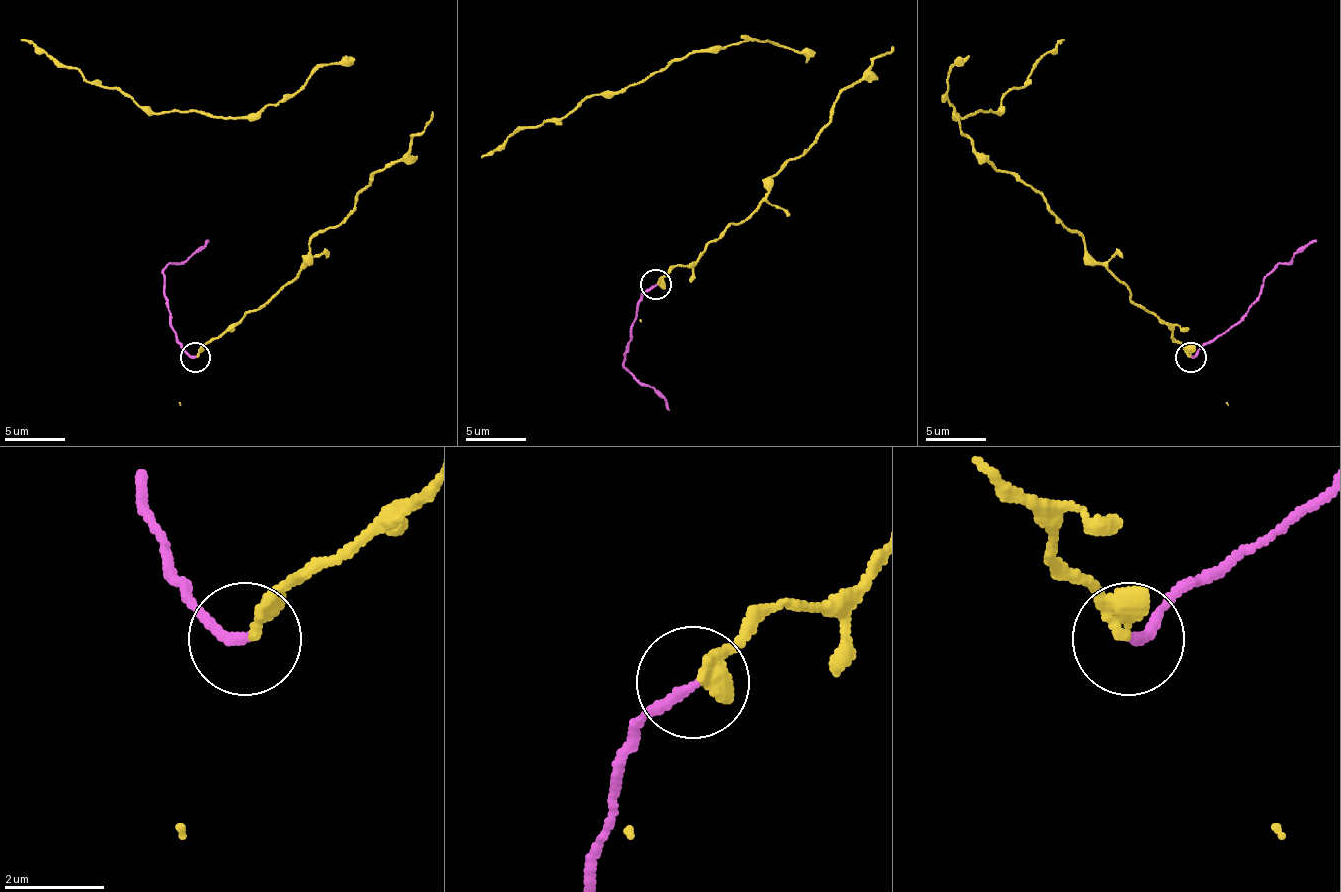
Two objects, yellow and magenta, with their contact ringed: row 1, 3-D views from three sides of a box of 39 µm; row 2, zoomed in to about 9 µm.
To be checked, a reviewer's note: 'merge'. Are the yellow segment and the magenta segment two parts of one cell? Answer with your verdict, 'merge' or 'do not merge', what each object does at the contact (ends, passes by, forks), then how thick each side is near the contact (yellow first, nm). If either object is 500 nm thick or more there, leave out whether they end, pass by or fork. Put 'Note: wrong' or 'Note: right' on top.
Note: wrong
do not merge; yellow ends; magenta ends; calibres 360 and 200 nm

